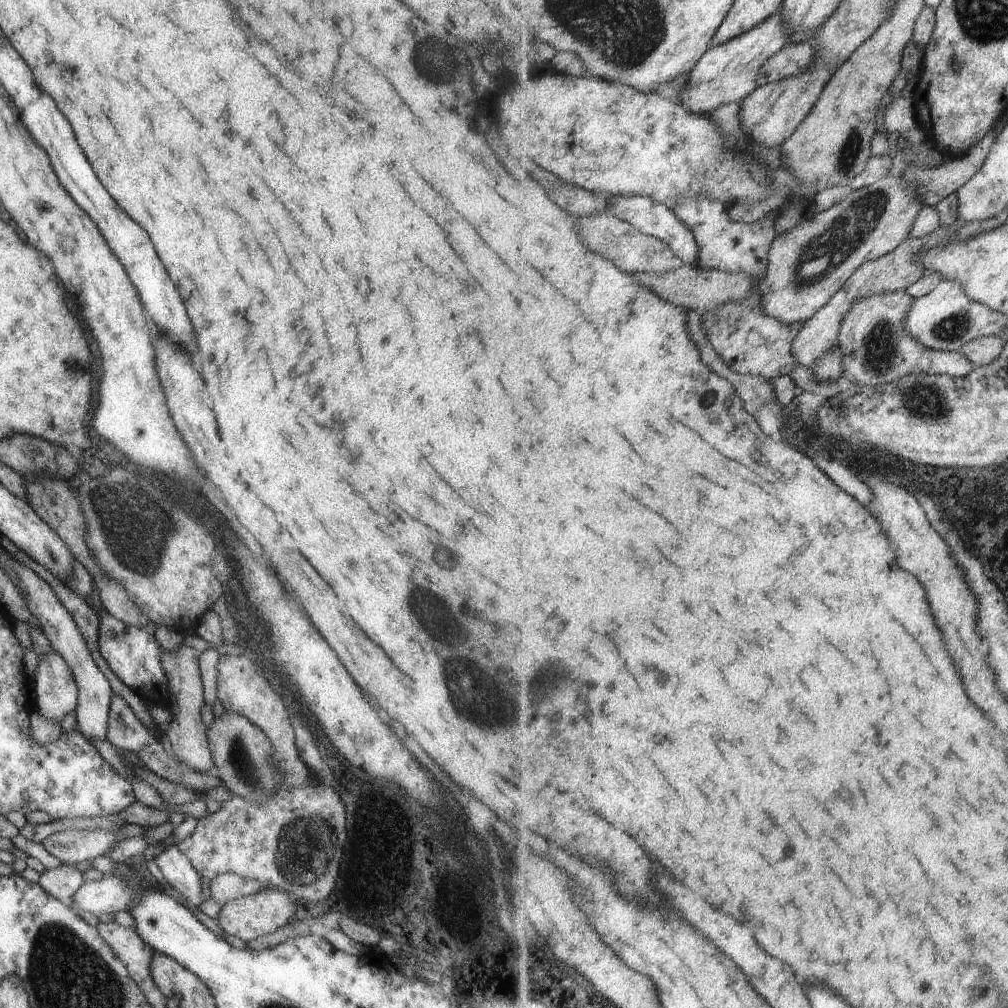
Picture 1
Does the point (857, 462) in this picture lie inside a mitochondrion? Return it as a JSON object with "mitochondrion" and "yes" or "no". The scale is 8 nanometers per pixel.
{"mitochondrion":"no"}

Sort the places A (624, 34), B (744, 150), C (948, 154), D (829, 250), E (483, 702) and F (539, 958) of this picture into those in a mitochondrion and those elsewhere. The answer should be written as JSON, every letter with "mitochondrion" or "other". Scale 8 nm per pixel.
{"A":"mitochondrion","B":"other","C":"other","D":"mitochondrion","E":"mitochondrion","F":"other"}

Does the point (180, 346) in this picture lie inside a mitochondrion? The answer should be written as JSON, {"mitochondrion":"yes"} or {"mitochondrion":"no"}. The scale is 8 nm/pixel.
{"mitochondrion":"no"}

